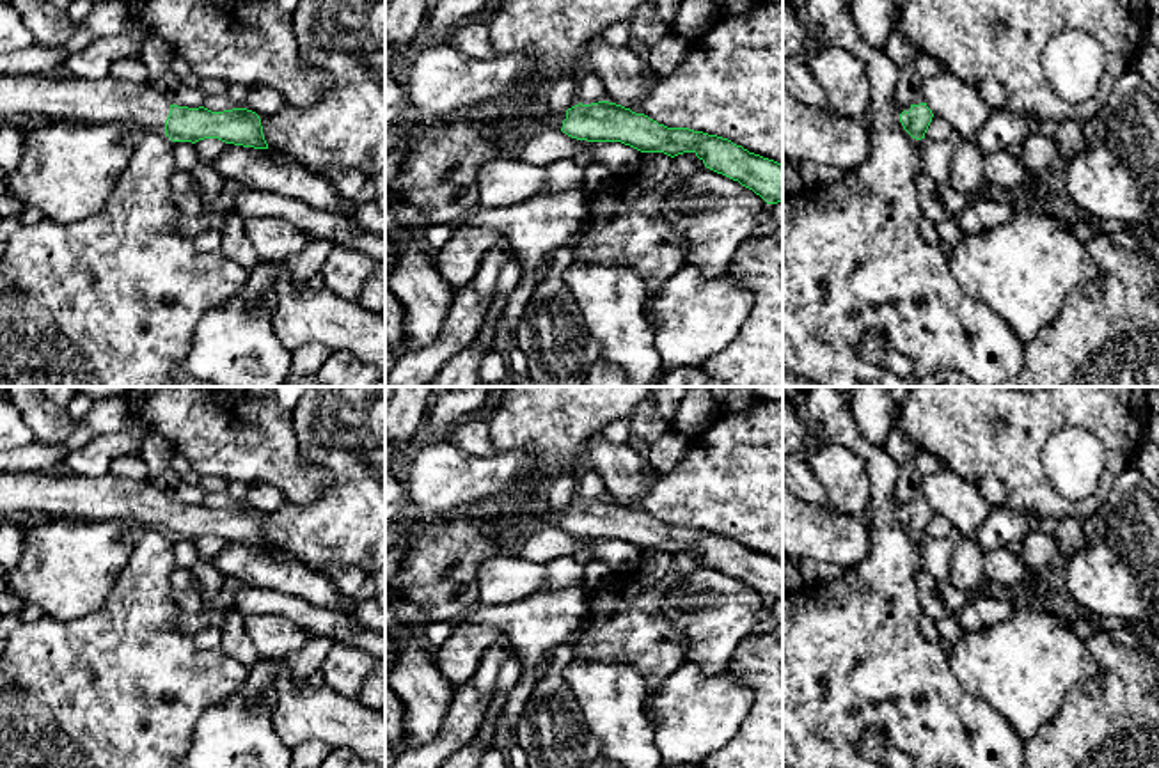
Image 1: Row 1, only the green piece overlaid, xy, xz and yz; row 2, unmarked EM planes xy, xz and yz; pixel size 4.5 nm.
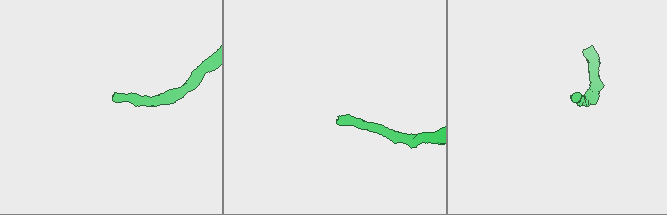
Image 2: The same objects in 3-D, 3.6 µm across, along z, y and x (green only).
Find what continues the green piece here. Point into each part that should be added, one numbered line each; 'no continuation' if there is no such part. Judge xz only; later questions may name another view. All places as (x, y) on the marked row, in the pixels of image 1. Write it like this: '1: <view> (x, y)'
1: xz (538, 116)

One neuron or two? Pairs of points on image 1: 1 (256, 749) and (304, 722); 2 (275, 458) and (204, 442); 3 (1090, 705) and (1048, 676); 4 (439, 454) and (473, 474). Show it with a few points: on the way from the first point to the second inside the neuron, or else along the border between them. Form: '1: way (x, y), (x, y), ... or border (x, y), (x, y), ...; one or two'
1: border (277, 694), (274, 729), (291, 749); two
2: way (258, 444), (222, 442); one
3: border (1092, 655), (1097, 671), (1080, 680), (1044, 724); two
4: way (448, 463), (458, 474), (464, 474); one

